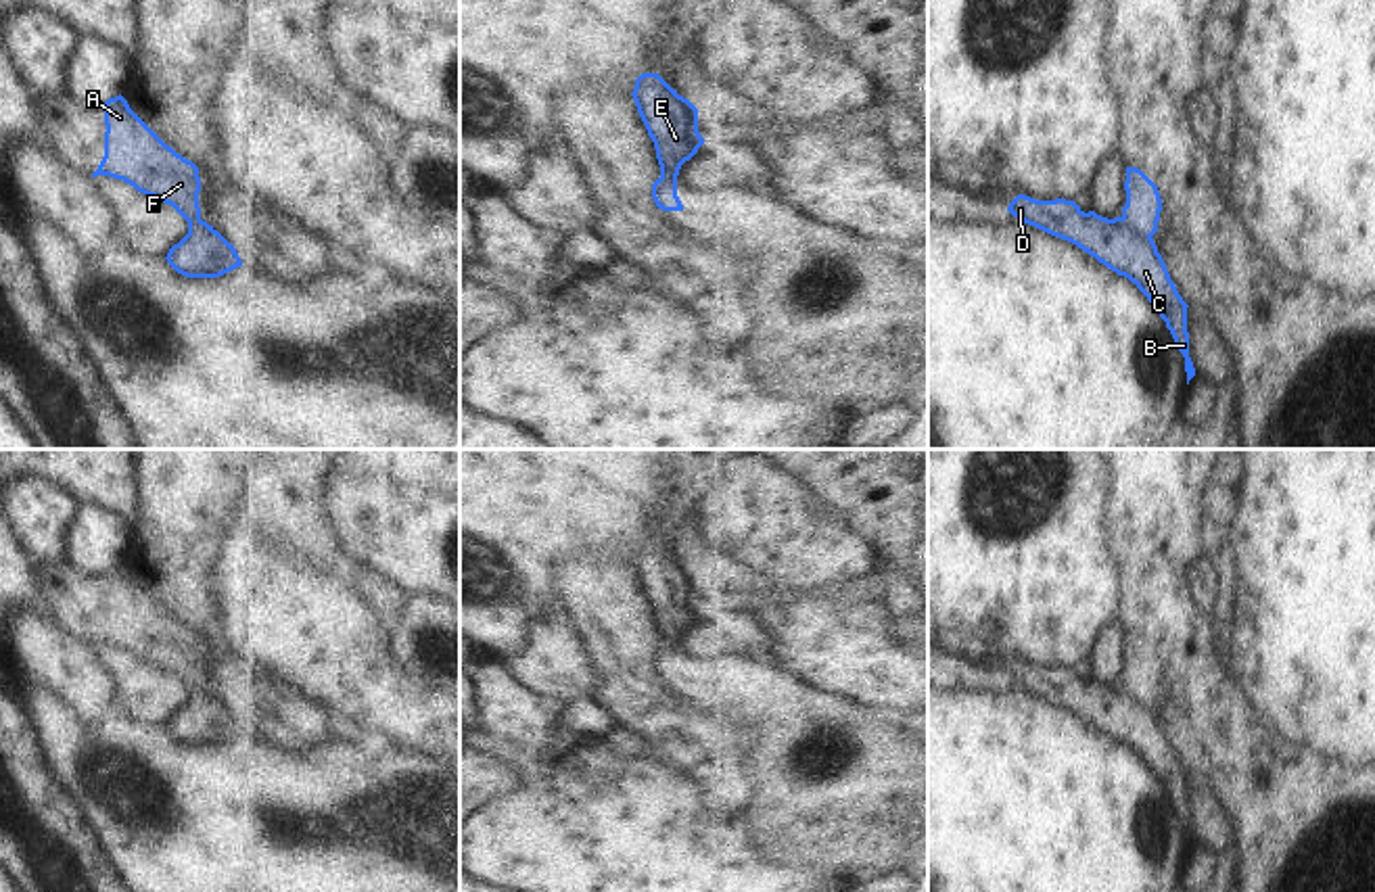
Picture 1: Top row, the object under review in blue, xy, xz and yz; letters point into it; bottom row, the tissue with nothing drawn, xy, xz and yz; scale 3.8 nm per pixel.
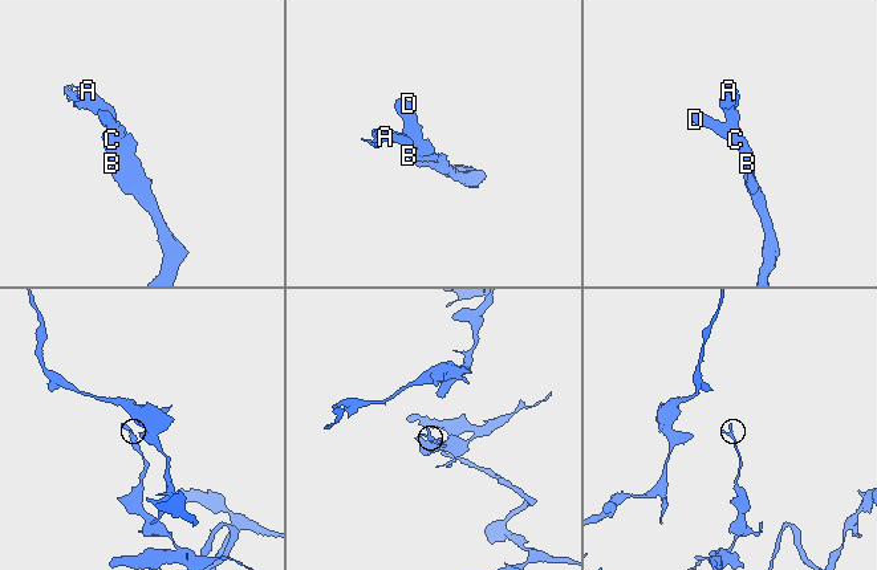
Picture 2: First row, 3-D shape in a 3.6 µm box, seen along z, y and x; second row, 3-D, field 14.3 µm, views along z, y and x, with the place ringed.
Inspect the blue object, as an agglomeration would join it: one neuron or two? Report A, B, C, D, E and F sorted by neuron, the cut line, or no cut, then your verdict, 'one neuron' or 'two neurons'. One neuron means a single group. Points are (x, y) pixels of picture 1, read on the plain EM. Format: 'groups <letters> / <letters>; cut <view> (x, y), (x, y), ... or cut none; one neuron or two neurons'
groups A F / B C D E; cut yz (1121, 686), (1150, 705); two neurons

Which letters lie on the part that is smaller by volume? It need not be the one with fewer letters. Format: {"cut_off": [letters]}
{"cut_off": ["A", "F"]}

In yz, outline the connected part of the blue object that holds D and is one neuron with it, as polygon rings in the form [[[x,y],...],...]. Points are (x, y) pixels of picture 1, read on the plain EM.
[[[1018,662],[1007,679],[1020,689],[1068,708],[1099,731],[1128,746],[1166,790],[1185,825],[1187,852],[1195,844],[1189,825],[1187,771],[1179,762],[1151,704],[1135,700],[1122,685],[1085,681],[1074,668],[1036,668]]]

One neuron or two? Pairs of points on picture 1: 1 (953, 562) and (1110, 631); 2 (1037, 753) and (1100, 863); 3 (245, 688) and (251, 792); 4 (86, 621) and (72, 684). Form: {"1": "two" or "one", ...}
{"1": "two", "2": "one", "3": "two", "4": "two"}

